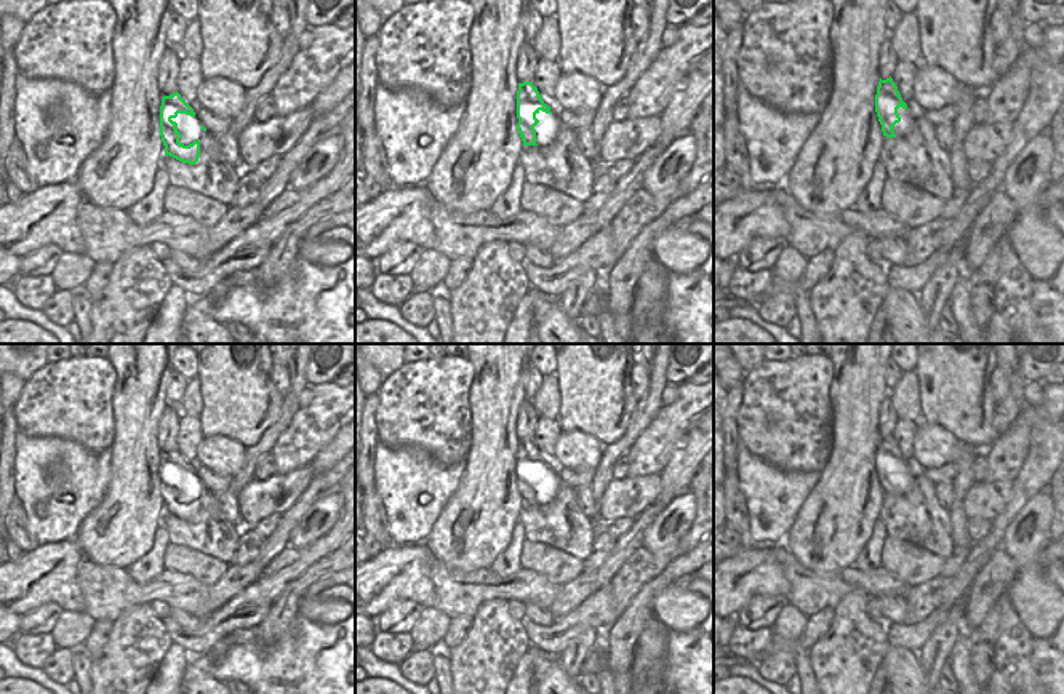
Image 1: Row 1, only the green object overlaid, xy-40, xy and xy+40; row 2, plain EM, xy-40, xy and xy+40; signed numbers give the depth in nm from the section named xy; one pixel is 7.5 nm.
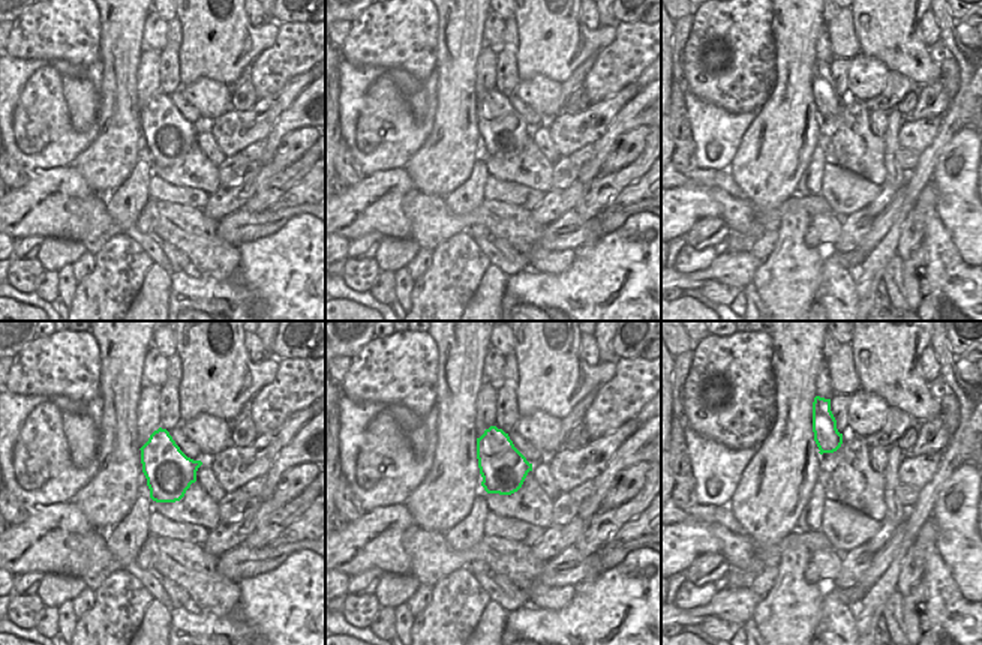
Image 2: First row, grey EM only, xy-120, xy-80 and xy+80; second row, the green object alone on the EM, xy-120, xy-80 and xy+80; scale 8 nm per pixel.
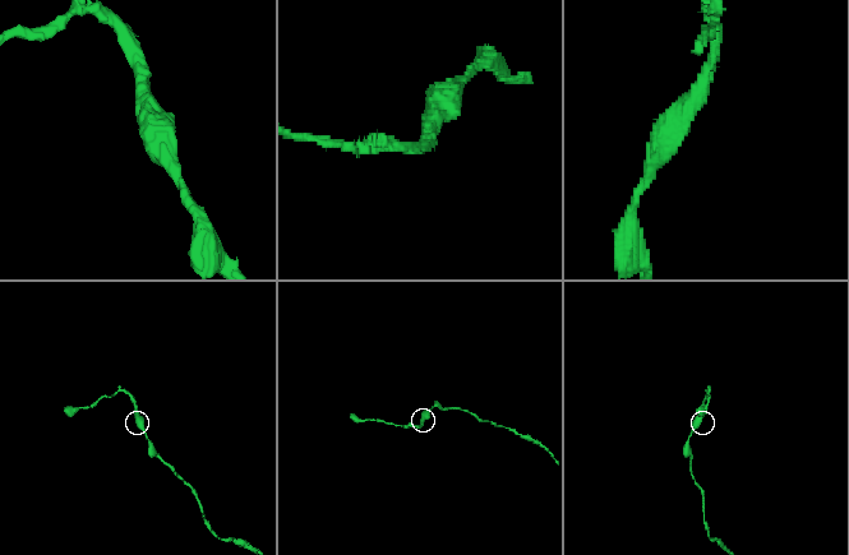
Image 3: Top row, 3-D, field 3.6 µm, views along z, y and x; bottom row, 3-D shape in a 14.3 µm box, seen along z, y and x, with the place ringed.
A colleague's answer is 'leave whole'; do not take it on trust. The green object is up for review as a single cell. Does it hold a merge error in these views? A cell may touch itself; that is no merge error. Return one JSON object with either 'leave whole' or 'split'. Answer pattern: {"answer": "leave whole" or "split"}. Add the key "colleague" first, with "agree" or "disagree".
{"colleague": "agree", "answer": "leave whole"}

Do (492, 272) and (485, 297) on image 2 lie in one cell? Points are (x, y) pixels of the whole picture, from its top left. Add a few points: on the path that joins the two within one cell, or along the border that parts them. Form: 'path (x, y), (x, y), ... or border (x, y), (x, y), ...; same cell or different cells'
path (492, 278), (489, 291); same cell

